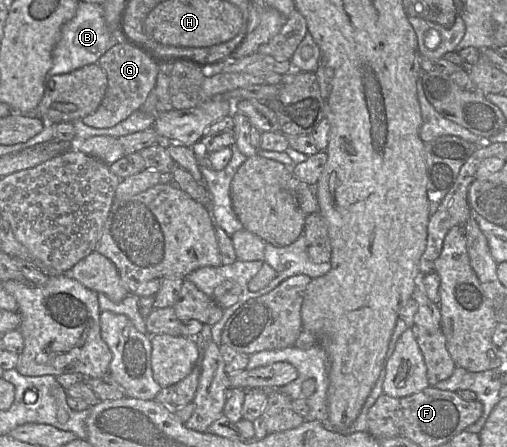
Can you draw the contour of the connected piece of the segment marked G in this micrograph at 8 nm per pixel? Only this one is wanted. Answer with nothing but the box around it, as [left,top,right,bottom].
[81,42,158,128]

